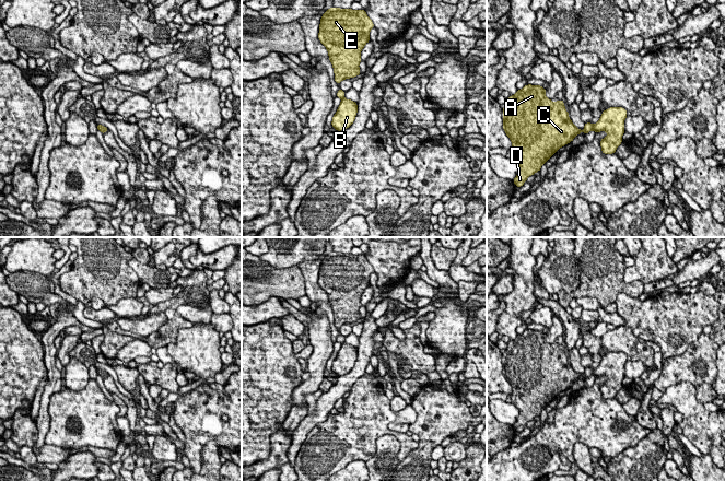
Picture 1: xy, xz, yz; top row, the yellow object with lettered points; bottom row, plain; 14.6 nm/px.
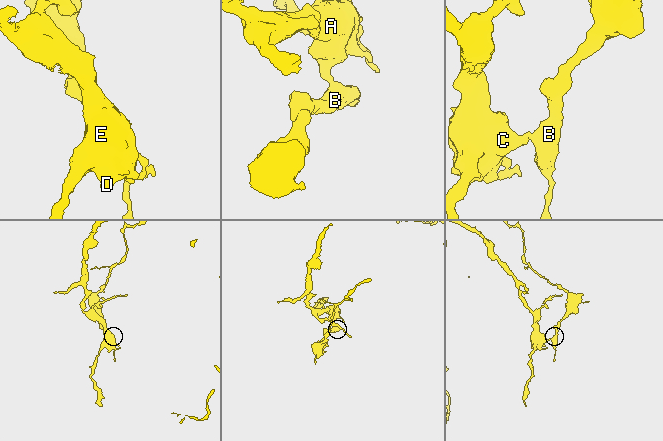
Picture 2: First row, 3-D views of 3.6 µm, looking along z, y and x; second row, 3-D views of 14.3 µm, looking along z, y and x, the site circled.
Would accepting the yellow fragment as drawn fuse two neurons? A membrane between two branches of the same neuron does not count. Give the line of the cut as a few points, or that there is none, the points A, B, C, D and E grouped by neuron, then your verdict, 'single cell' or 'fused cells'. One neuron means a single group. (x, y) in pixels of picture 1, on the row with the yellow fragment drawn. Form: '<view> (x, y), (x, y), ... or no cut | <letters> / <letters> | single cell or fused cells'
yz (592, 125), (593, 129) | A C D E / B | fused cells

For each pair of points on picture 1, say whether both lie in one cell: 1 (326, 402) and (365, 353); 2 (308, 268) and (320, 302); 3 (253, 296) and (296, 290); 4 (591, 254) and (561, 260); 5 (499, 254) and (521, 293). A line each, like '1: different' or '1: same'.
1: same
2: same
3: same
4: different
5: different

